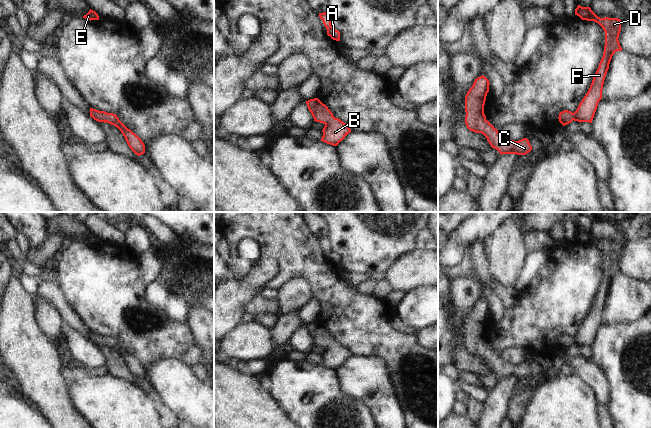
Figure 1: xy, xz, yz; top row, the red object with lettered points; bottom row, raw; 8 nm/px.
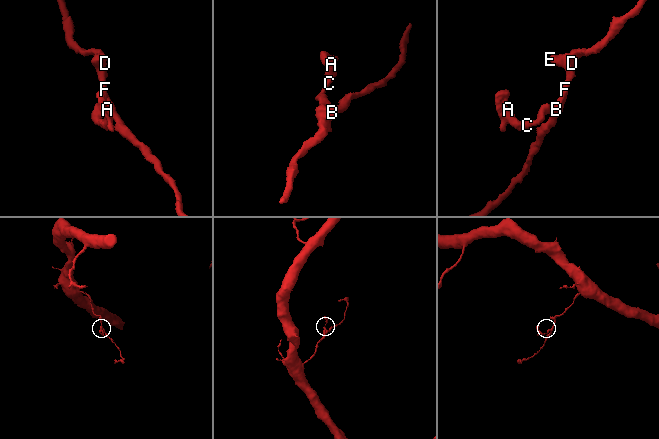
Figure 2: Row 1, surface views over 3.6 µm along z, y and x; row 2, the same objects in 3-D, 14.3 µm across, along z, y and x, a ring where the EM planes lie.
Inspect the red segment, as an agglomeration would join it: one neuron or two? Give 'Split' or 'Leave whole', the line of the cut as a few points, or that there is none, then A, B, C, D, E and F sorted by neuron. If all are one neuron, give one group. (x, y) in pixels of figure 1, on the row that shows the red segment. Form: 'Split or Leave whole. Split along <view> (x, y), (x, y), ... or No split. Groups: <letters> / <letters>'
Leave whole. No split. Groups: A B C D E F.

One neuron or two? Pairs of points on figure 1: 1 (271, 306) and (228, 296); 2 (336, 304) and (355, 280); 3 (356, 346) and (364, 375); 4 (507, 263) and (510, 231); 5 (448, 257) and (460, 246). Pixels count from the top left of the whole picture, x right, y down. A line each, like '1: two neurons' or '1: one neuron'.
1: two neurons
2: two neurons
3: two neurons
4: one neuron
5: one neuron

